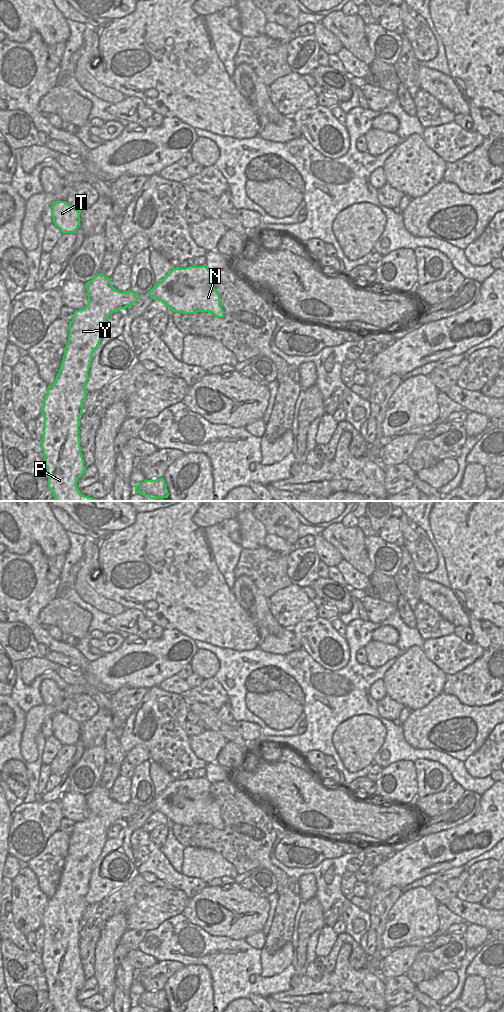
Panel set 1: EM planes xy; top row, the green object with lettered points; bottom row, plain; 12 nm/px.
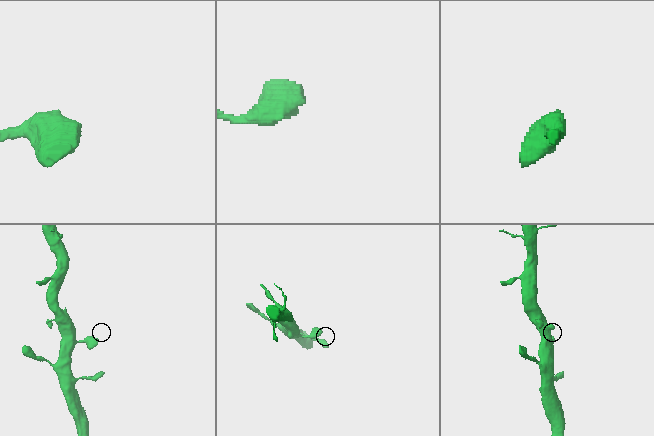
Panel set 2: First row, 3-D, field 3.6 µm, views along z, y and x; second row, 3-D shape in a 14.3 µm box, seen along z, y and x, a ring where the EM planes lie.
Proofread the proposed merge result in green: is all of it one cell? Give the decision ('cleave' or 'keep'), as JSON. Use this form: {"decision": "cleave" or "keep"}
{"decision": "keep"}

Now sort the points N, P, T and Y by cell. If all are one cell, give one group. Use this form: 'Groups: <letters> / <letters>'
Groups: N P T Y

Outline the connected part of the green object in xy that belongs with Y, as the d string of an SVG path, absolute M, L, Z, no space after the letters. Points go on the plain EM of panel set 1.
M102 785L86 794L85 800L88 817L84 821L75 822L73 831L69 834L68 854L64 860L63 872L54 895L48 898L41 921L44 941L40 955L48 985L48 1001L52 1003L56 1012L97 1012L81 1006L77 1000L77 993L86 982L79 948L80 928L87 908L85 897L88 893L92 867L108 839L108 829L113 824L132 818L140 809L131 802L118 803L112 798L111 791Z

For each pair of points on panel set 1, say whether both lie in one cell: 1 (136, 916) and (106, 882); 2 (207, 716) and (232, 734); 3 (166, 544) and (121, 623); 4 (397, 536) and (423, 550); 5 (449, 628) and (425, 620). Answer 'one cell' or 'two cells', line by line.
1: two cells
2: one cell
3: two cells
4: two cells
5: one cell

